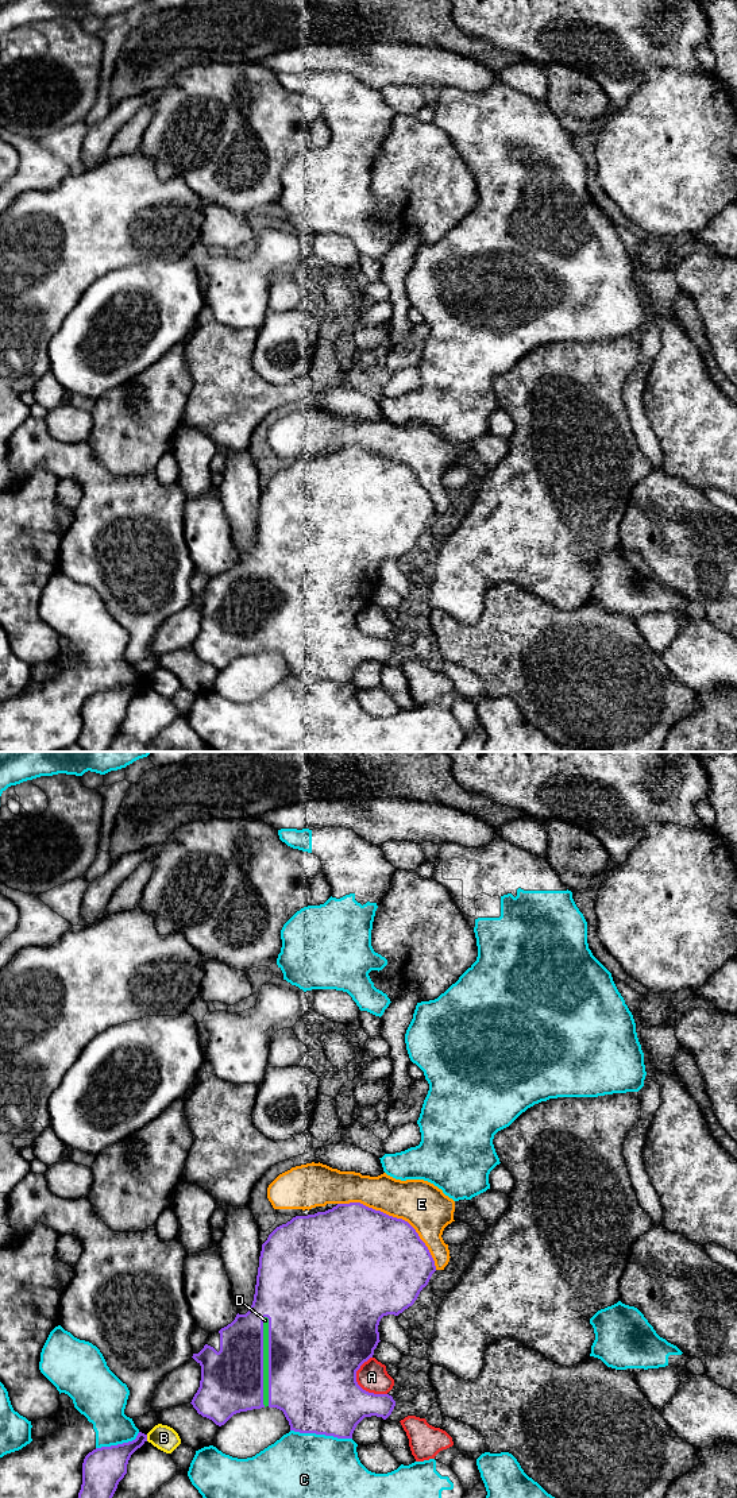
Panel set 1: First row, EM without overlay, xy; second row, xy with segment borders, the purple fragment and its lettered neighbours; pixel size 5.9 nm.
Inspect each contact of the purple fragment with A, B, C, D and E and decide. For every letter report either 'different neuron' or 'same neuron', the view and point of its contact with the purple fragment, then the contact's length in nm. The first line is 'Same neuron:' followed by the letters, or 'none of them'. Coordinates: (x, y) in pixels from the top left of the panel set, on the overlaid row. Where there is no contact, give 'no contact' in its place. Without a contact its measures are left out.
Same neuron: D, E
A: different neuron; meets purple in xy at (358, 1385); contact 260 nm long
B: different neuron; meets purple in xy at (146, 1437); contact 40 nm long
C: different neuron; meets purple in xy at (321, 1433); contact 380 nm long
D: same neuron; meets purple in xy at (262, 1362); contact 550 nm long
E: same neuron; meets purple in xy at (396, 1217); contact 700 nm long

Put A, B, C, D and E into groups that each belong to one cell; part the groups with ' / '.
A B / C / D E

